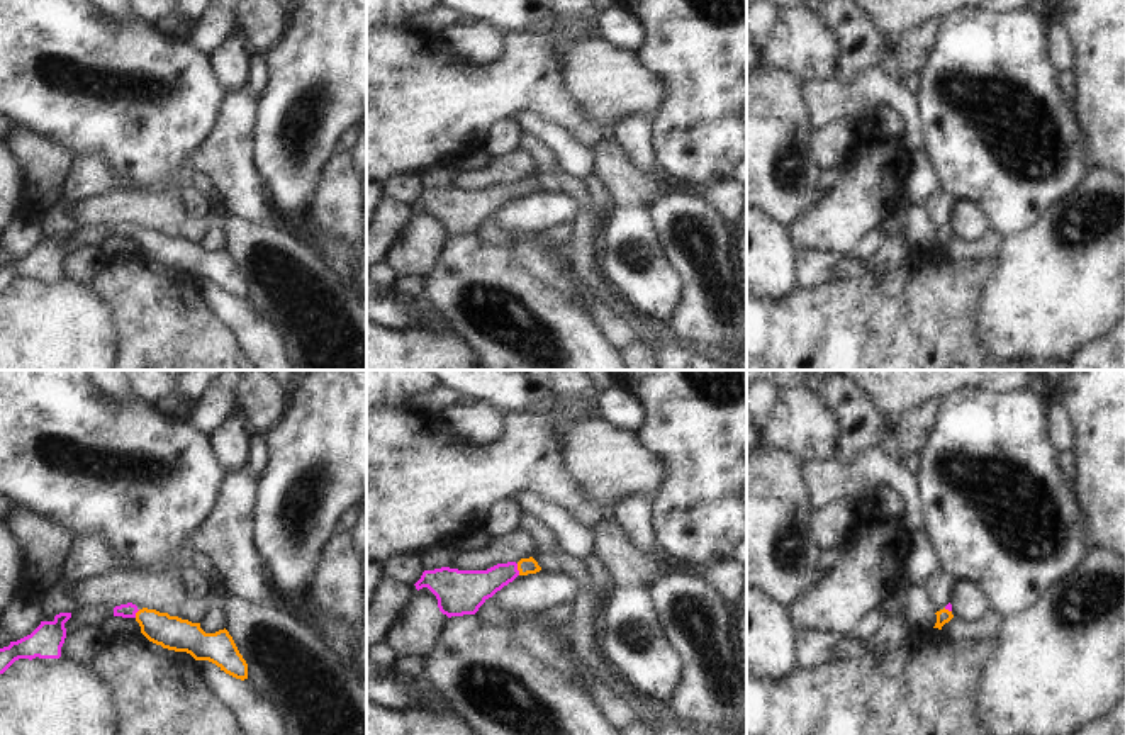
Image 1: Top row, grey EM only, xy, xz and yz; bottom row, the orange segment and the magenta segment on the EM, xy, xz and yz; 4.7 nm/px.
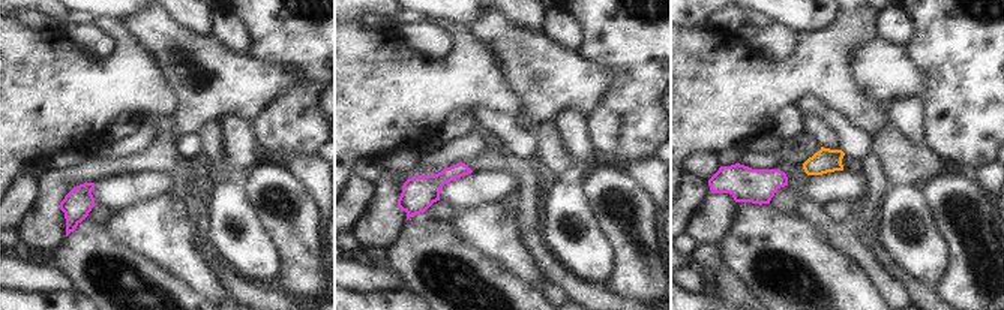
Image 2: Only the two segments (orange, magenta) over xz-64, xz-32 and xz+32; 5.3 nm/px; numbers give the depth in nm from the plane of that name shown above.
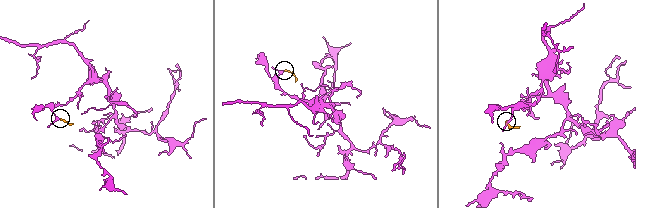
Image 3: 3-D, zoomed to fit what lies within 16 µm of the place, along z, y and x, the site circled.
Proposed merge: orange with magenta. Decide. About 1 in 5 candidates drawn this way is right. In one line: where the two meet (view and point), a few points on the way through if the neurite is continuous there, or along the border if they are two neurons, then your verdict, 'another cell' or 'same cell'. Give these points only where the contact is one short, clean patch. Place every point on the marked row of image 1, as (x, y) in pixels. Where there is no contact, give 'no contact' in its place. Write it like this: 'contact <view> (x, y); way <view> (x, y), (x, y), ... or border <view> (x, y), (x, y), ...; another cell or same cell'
contact xz (518, 569); way xz (525, 566), (518, 569), (469, 588); same cell

